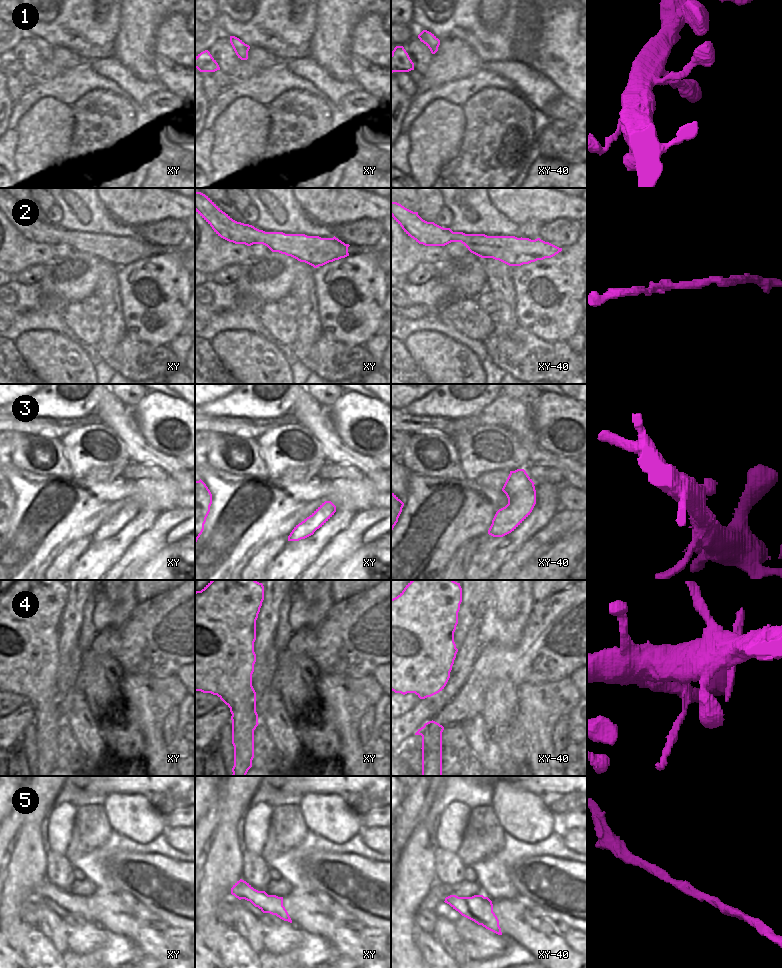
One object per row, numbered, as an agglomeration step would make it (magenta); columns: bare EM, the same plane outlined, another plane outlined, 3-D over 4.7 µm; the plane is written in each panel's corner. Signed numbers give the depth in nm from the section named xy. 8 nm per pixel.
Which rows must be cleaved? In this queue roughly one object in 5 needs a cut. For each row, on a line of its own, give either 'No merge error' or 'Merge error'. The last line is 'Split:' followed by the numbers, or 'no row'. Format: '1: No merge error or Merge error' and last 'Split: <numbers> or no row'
1: No merge error
2: No merge error
3: No merge error
4: No merge error
5: No merge error
Split: no row

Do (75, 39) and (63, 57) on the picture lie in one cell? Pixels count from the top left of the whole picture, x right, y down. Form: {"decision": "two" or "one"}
{"decision": "two"}

